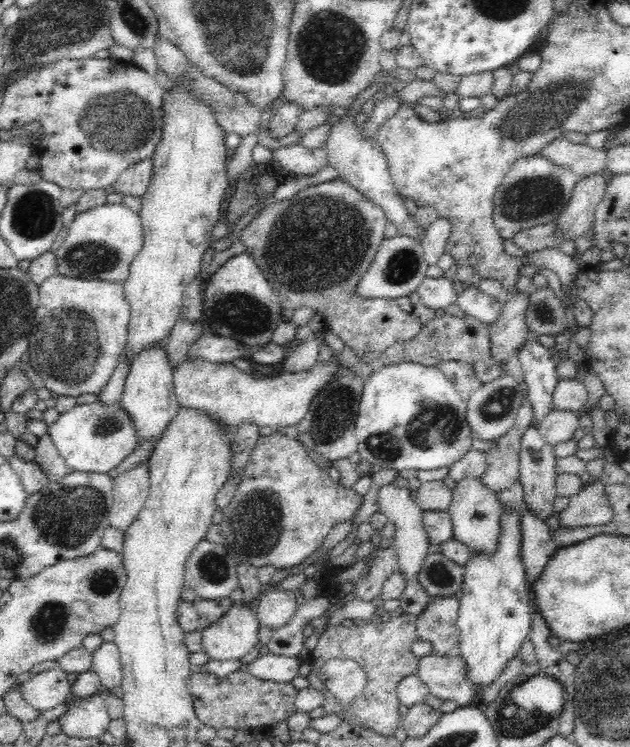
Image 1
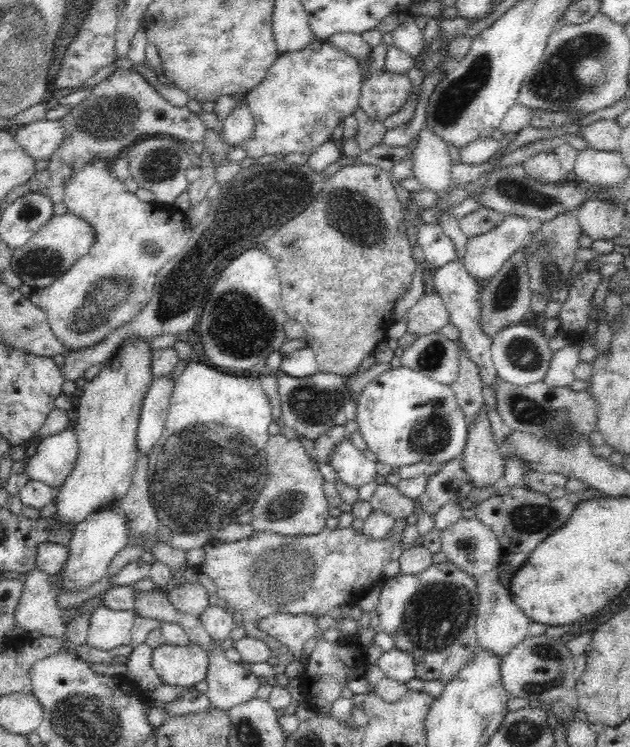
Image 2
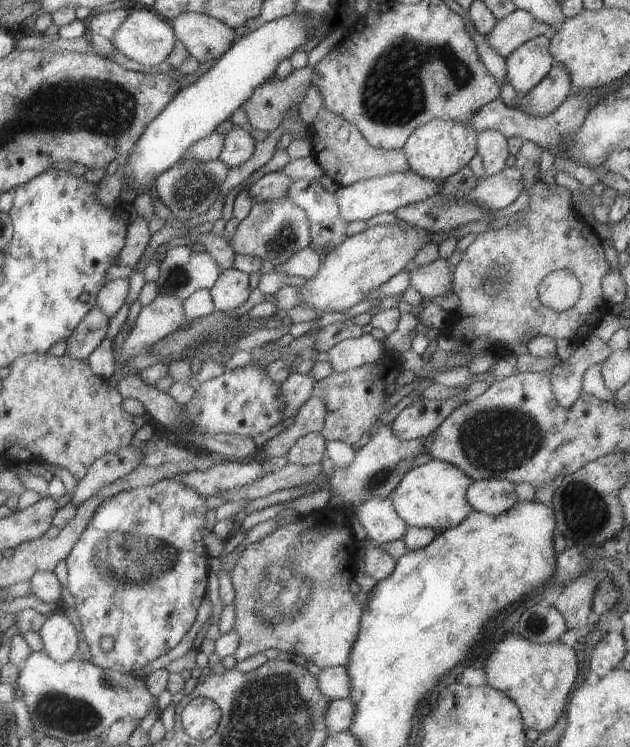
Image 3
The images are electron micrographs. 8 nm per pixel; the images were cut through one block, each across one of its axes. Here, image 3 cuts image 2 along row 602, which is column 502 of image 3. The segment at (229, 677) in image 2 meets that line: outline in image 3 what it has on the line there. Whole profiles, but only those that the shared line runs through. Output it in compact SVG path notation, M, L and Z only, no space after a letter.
M478 130L476 136L477 142L477 152L482 157L485 175L484 176L493 176L498 174L500 170L507 168L506 160L510 156L509 145L507 139L496 130Z

